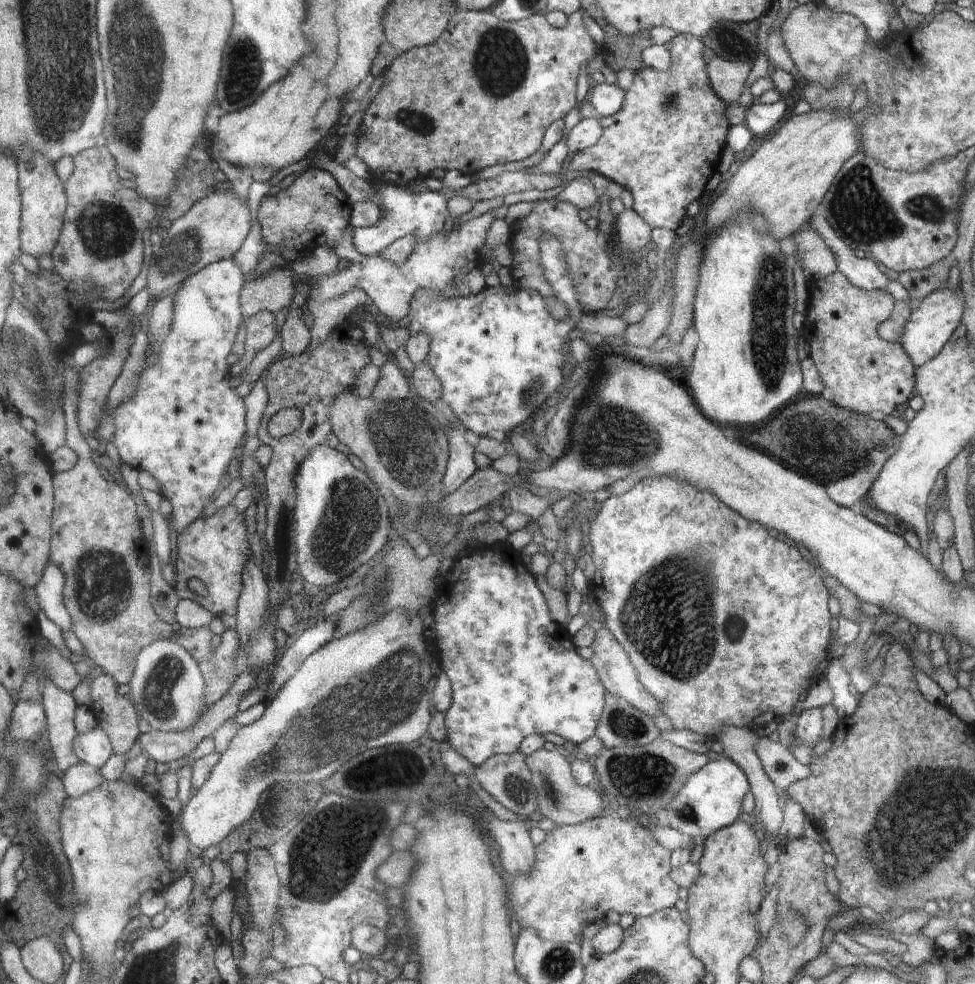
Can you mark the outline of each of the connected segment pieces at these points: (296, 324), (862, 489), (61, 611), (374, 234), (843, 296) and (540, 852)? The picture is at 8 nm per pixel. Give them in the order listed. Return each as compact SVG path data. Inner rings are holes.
M304 303L299 309L290 307L290 312L286 315L286 321L280 328L283 350L288 355L301 355L305 352L310 342L310 332L308 332L308 304ZM302 309L302 316L296 316Z
M896 445L870 450L870 461L862 469L856 469L847 477L826 485L826 491L834 502L840 506L850 507L856 500L862 499L870 490L874 479L882 470L887 458L896 452Z
M52 561L47 566L46 573L43 574L43 580L36 588L39 590L41 607L48 618L60 626L64 632L70 632L70 630L73 631L74 621L65 603L66 581L64 569Z
M395 183L373 187L382 200L381 219L371 227L354 227L352 236L354 248L364 256L376 256L394 241L408 235L413 235L415 244L426 242L440 233L446 220L450 218L446 208L448 201L439 191L427 189L424 192L412 193Z
M840 271L811 279L810 301L801 333L810 344L813 360L827 389L827 396L839 407L868 415L870 412L892 414L896 406L906 404L914 390L914 364L898 341L882 338L878 328L894 312L895 298L886 290L866 290L854 286Z
M611 813L607 817L594 817L575 825L559 825L546 834L544 842L535 845L535 863L531 873L529 875L512 875L514 882L509 884L509 888L512 888L512 890L509 890L510 909L515 913L521 930L524 927L528 927L536 929L540 938L549 941L562 941L564 943L578 942L581 945L584 939L582 934L583 926L592 921L603 924L606 913L609 910L614 910L614 912L618 912L620 915L627 912L628 914L633 914L635 917L647 917L659 910L674 907L676 902L678 902L679 883L674 882L670 875L672 869L671 850L668 850L667 847L659 843L648 825L642 824L634 817L623 820Z

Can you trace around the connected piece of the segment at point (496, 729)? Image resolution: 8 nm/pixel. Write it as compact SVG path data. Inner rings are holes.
M496 542L491 546L482 546L482 549L474 548L468 552L465 550L460 552L455 555L451 570L447 576L444 576L443 584L436 588L436 592L436 597L431 604L432 618L436 622L434 640L436 641L439 665L448 676L452 689L452 704L445 712L446 740L454 750L458 751L458 754L464 756L476 767L492 756L515 753L519 750L522 740L528 735L544 735L554 732L576 745L595 735L598 731L600 717L603 716L603 710L606 708L606 690L599 681L596 666L590 661L582 660L578 656L566 628L562 628L562 624L550 620L546 600L544 600L542 592L538 590L534 576L528 572L527 564L523 562L519 552L513 546L507 542Z

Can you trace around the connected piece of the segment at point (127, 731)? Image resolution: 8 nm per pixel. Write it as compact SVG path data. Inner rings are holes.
M102 674L93 682L93 711L110 735L115 754L123 756L139 742L141 714L130 695L118 692L119 682L112 675Z

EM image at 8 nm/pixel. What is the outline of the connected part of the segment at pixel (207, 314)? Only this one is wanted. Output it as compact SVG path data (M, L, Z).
M235 258L224 259L223 261L212 263L210 266L207 266L206 269L196 273L194 277L190 277L176 293L176 312L173 329L166 344L162 347L162 360L158 362L158 366L154 366L154 368L150 368L150 370L144 372L144 380L139 380L142 381L142 388L140 388L138 396L136 396L132 402L120 404L116 408L116 412L114 412L118 425L114 444L119 451L120 460L139 468L139 470L147 470L150 472L162 487L162 496L168 498L174 505L175 513L173 514L173 520L177 532L172 532L172 534L174 534L172 538L174 538L174 542L176 542L176 544L174 544L174 554L176 554L176 556L179 556L179 540L181 534L186 529L190 528L194 522L199 520L200 516L202 516L202 510L204 510L206 505L212 500L210 496L214 496L214 492L220 488L222 476L228 472L232 460L236 458L236 446L240 444L240 438L242 438L244 432L246 432L246 422L244 422L244 414L246 414L246 410L244 410L244 399L240 398L236 392L236 379L230 378L228 380L231 367L230 356L235 352L236 346L239 344L237 342L238 334L240 333L240 328L243 326L242 320L244 320L244 318L242 318L242 313L244 312L244 310L242 310L242 304L238 304L238 294L242 294L240 292L242 284L244 284L244 280L242 280L242 267L235 261Z

